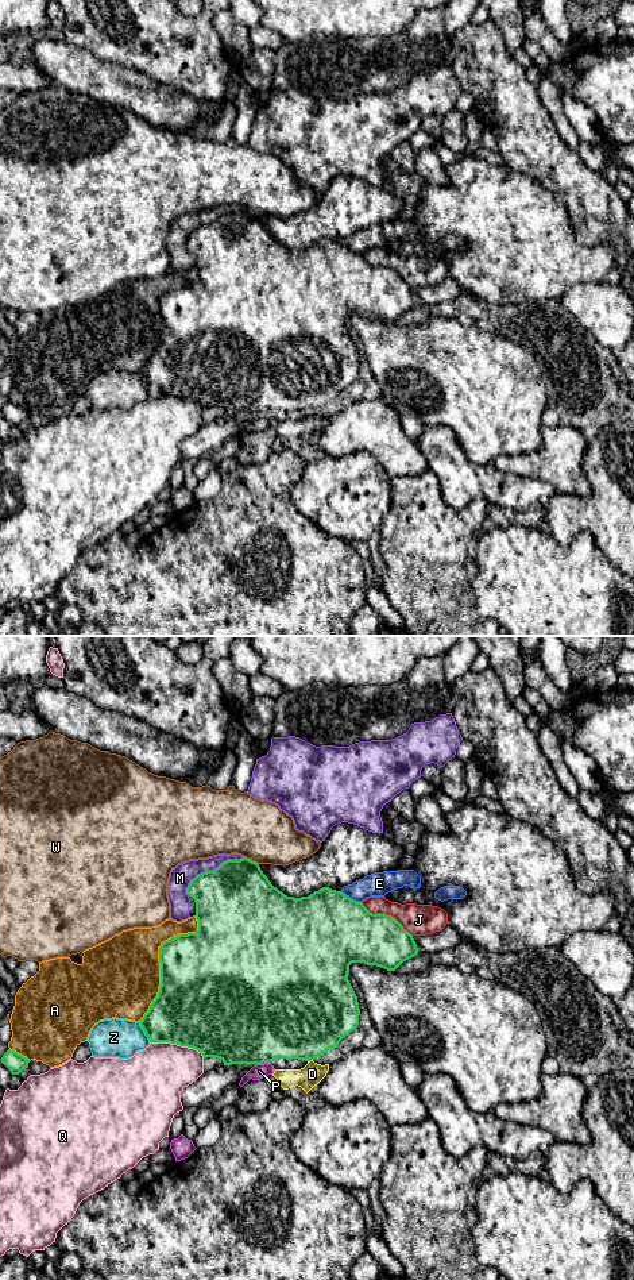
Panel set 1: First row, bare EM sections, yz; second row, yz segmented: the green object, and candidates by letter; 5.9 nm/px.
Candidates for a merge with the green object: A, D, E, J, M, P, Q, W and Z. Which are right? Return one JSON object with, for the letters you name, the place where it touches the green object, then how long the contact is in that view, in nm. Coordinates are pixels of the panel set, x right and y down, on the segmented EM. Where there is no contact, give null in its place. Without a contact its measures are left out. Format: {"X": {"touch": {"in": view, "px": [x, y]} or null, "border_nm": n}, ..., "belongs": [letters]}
{"belongs": []}

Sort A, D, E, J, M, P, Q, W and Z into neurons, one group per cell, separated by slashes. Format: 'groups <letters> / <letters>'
groups A / D P / E / J / M / Q / W / Z

